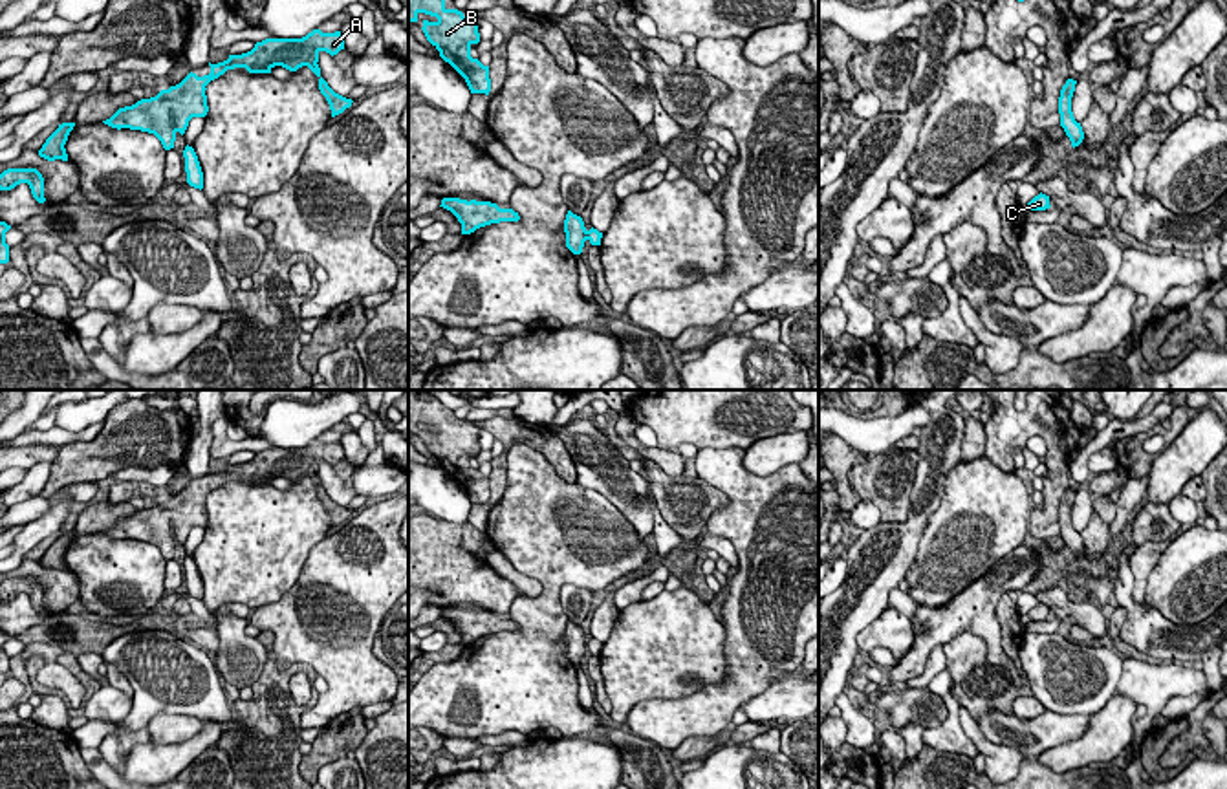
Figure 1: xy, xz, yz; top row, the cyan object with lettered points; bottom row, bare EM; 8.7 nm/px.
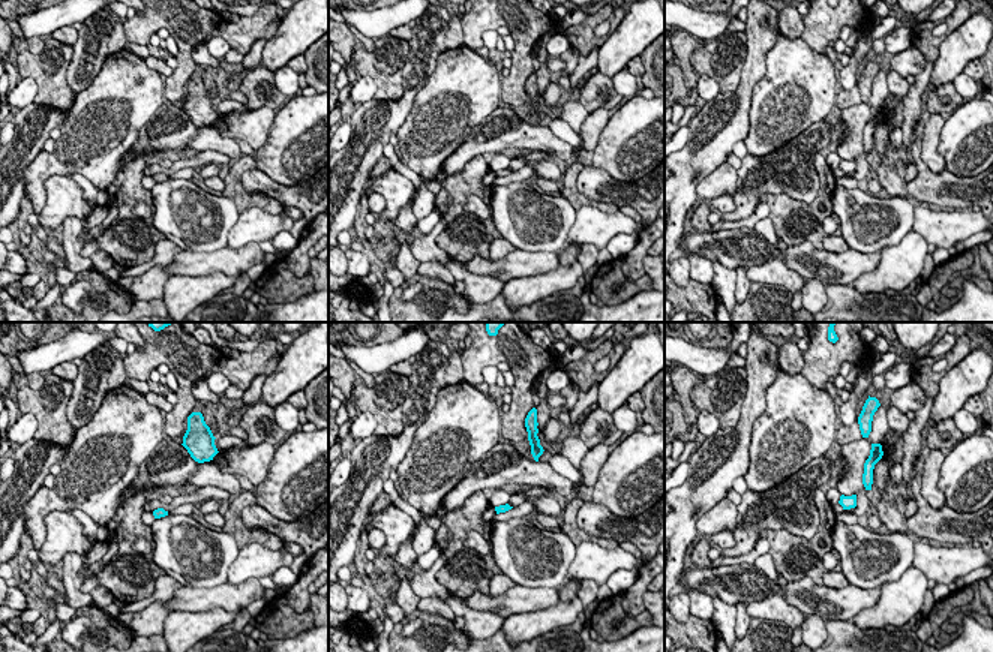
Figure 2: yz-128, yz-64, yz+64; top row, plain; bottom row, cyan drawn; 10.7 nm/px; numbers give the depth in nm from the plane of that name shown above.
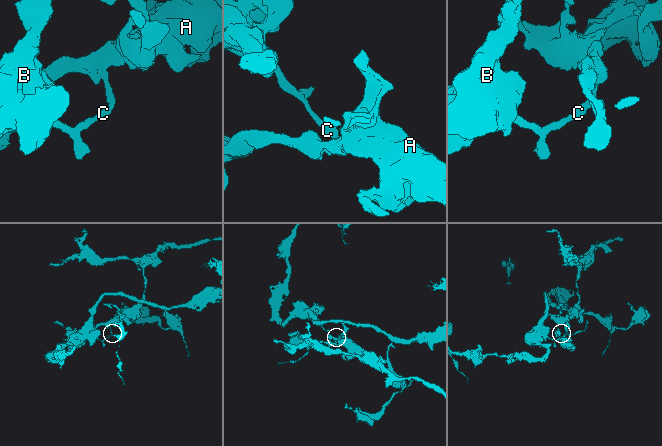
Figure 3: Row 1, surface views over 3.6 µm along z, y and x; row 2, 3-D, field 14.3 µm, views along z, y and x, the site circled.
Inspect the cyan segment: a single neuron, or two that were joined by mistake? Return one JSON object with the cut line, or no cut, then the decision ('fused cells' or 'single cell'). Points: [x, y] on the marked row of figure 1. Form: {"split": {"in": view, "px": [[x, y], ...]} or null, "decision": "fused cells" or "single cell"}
{"split": {"in": "yz", "px": [[1083, 136], [1077, 143]]}, "decision": "fused cells"}

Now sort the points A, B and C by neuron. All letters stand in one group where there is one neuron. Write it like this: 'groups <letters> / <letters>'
groups A / B C

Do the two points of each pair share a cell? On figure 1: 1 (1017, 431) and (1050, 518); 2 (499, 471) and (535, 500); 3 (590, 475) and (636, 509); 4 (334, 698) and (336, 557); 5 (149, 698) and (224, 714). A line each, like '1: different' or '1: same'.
1: same
2: different
3: same
4: same
5: same

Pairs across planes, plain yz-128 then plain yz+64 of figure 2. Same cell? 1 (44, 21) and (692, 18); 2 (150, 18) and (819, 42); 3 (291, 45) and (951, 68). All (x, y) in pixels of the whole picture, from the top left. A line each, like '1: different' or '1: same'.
1: same
2: same
3: same

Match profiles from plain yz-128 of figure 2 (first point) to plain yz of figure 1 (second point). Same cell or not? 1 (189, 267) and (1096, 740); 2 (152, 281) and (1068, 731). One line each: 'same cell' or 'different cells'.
1: different cells
2: different cells

